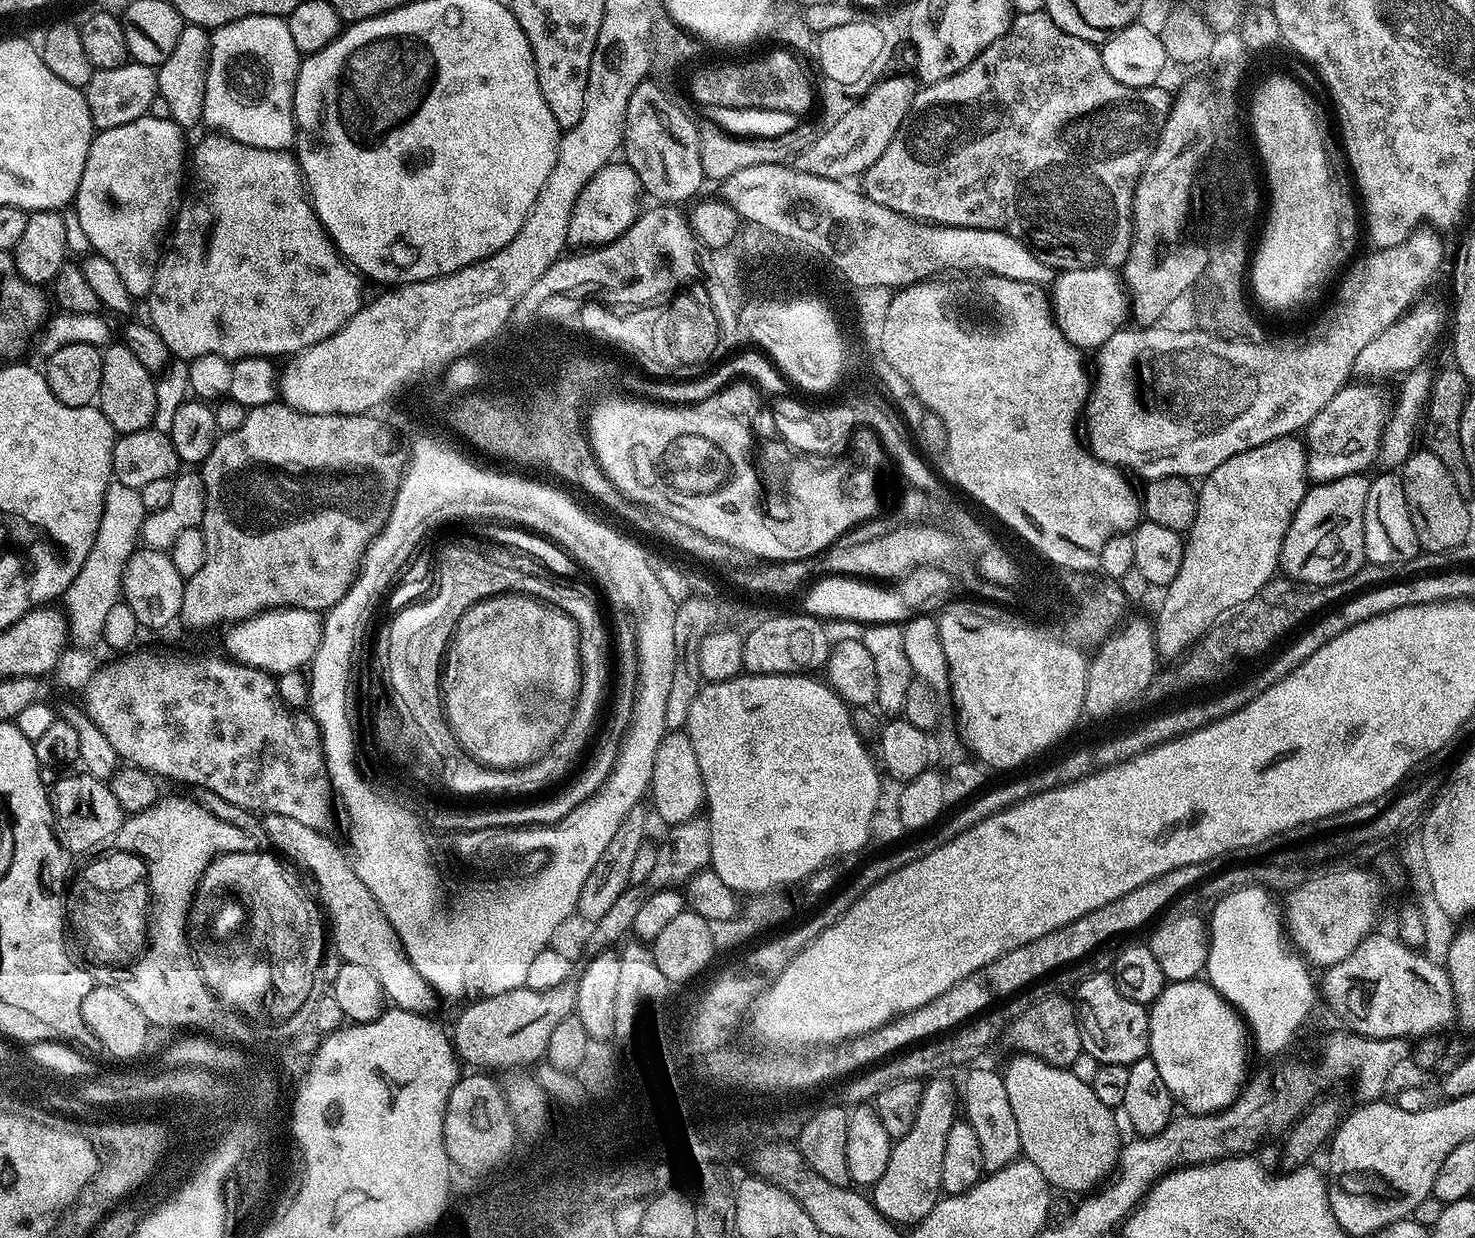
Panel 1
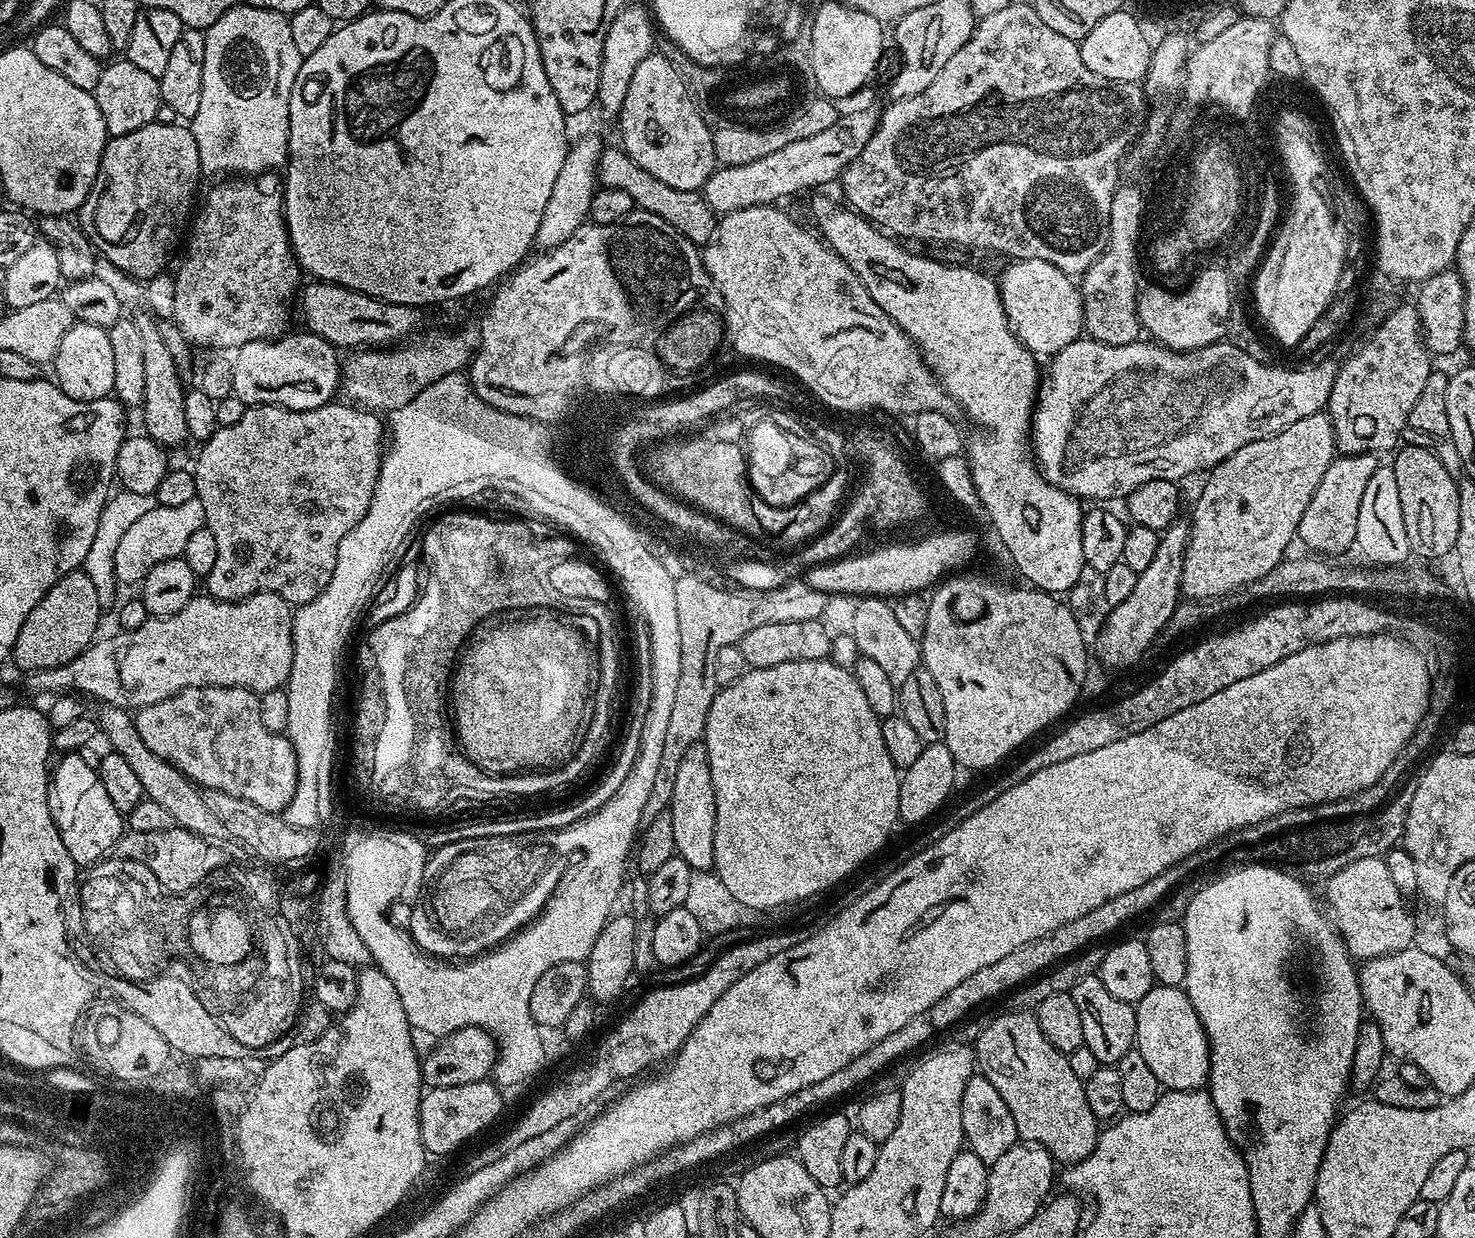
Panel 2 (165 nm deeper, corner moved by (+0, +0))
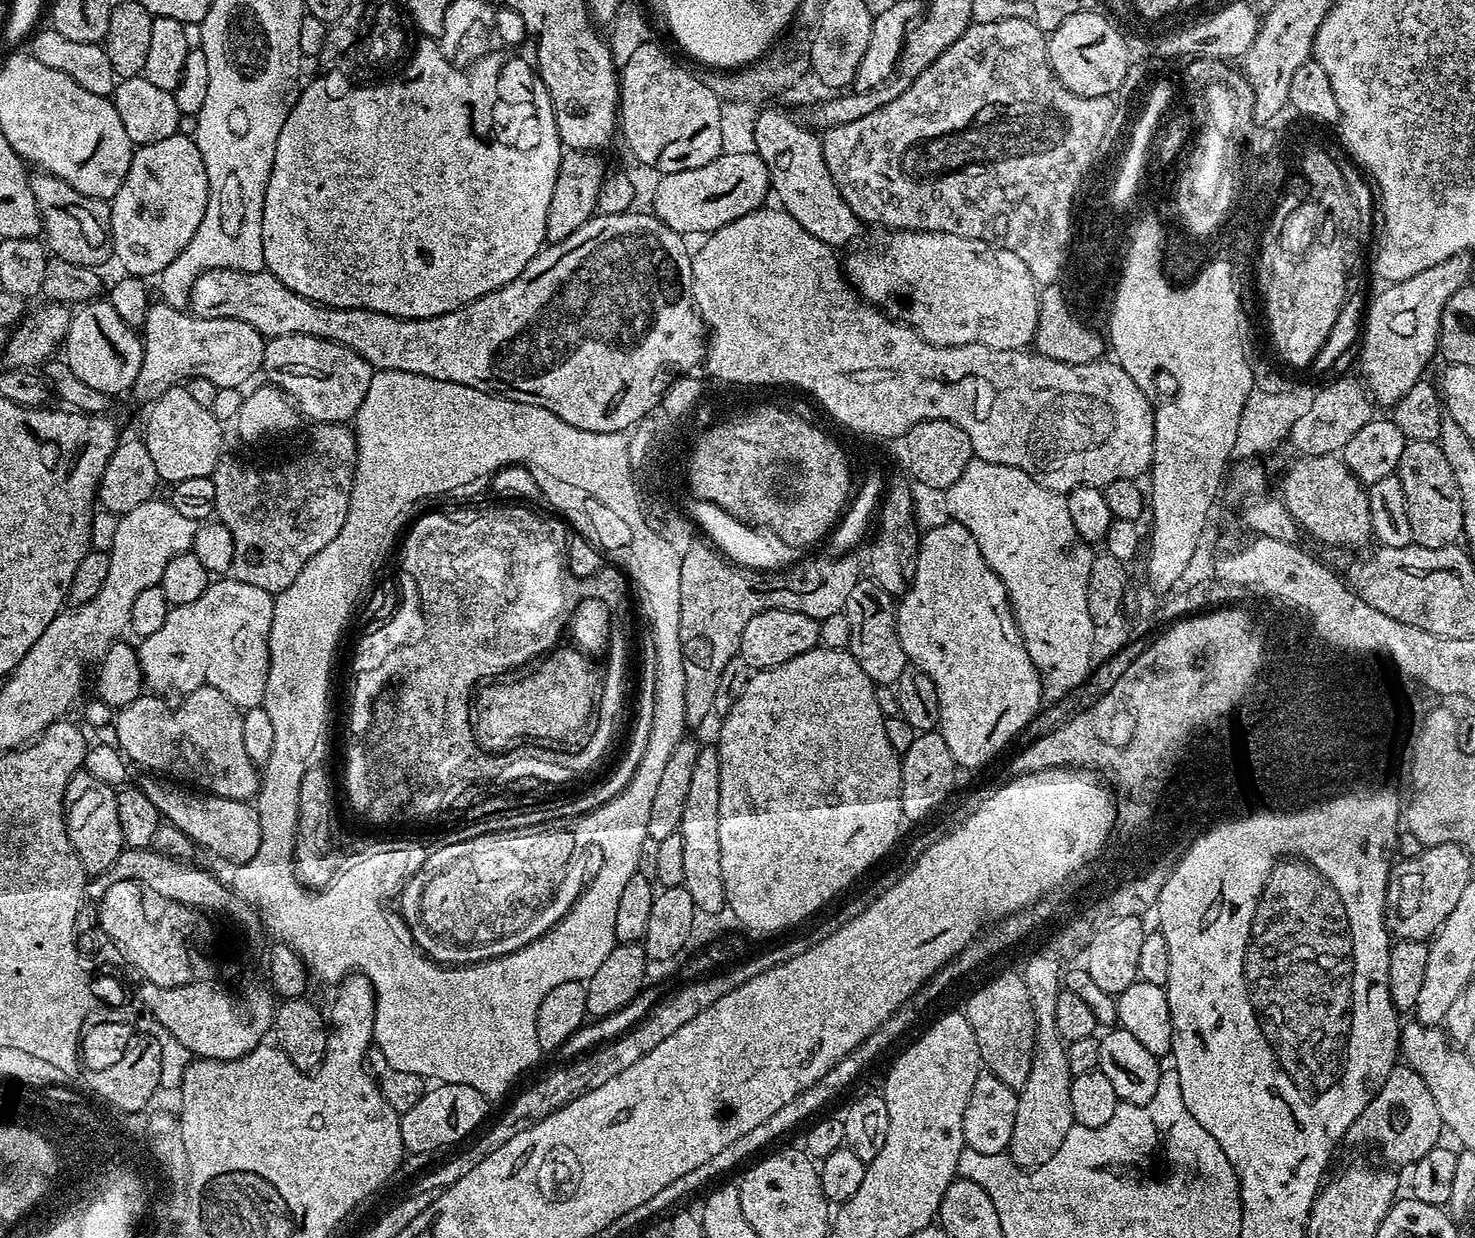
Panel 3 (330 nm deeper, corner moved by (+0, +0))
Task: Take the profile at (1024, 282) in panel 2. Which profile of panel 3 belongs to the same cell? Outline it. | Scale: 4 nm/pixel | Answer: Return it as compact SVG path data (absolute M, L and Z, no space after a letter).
M892 230L887 235L877 252L856 252L842 264L851 287L867 303L875 304L891 319L908 325L936 348L981 344L998 350L1024 350L1035 341L1040 294L1036 279L1018 254L1010 254L1010 250L997 248L995 244L945 232Z

